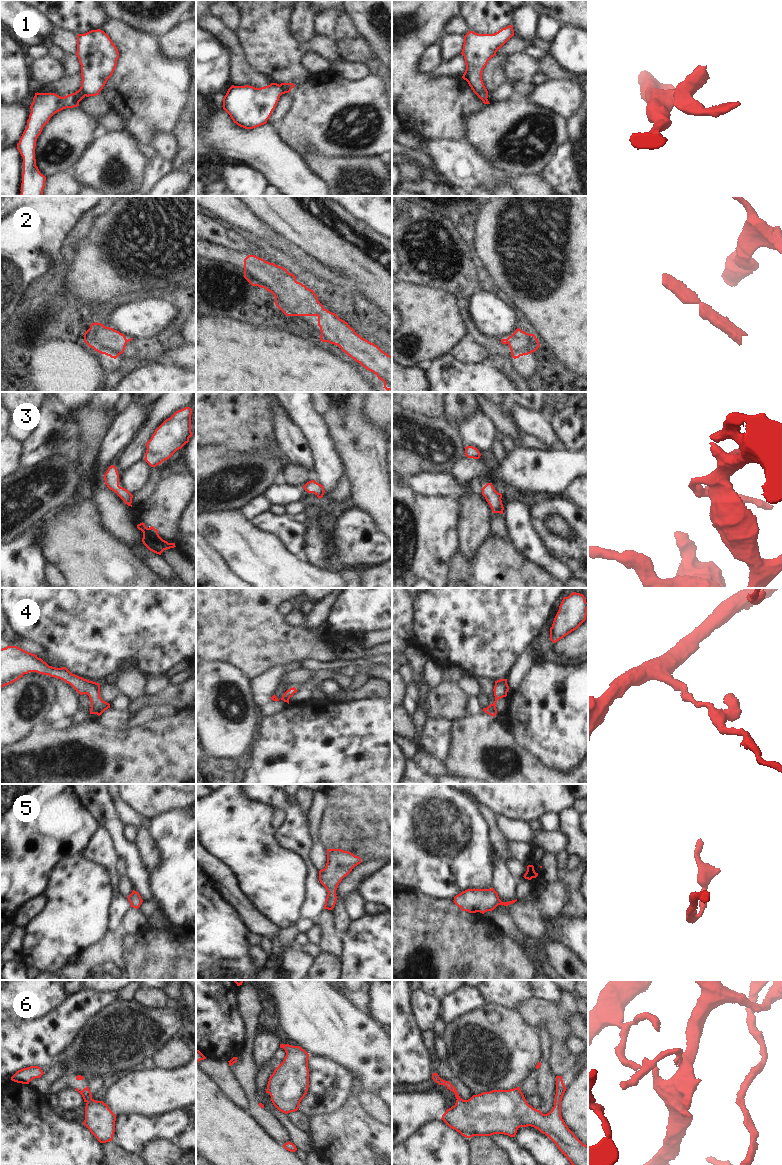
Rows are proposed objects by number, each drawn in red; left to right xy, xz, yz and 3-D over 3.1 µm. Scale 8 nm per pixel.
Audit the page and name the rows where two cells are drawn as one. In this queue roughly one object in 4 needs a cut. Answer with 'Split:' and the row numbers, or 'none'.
Split: 1

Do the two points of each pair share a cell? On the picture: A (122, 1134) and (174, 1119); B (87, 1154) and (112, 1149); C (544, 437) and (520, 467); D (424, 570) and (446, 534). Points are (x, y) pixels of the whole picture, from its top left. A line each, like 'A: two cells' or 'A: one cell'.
A: one cell
B: two cells
C: two cells
D: one cell

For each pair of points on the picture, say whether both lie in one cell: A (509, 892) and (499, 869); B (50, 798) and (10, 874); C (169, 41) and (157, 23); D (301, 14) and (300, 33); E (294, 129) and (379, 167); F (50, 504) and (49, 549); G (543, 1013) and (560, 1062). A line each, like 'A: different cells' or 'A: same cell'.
A: same cell
B: same cell
C: different cells
D: same cell
E: different cells
F: different cells
G: same cell

